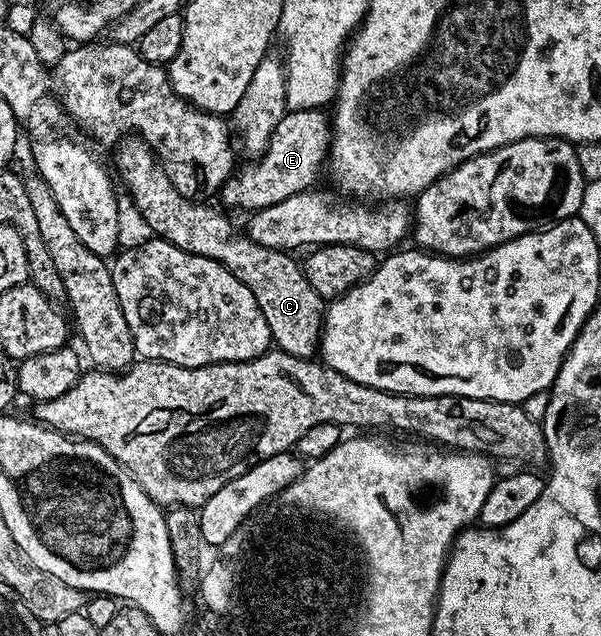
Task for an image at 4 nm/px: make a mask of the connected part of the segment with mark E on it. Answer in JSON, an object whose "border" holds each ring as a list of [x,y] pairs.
{"border":[[[326,109],[288,110],[281,124],[277,124],[267,151],[248,161],[251,163],[243,171],[240,169],[223,183],[222,205],[254,212],[273,204],[281,204],[281,200],[289,200],[289,196],[299,194],[302,190],[312,189],[318,183],[315,181],[318,180],[319,173],[322,170],[324,173],[325,163],[331,153],[332,129],[333,122]]]}

